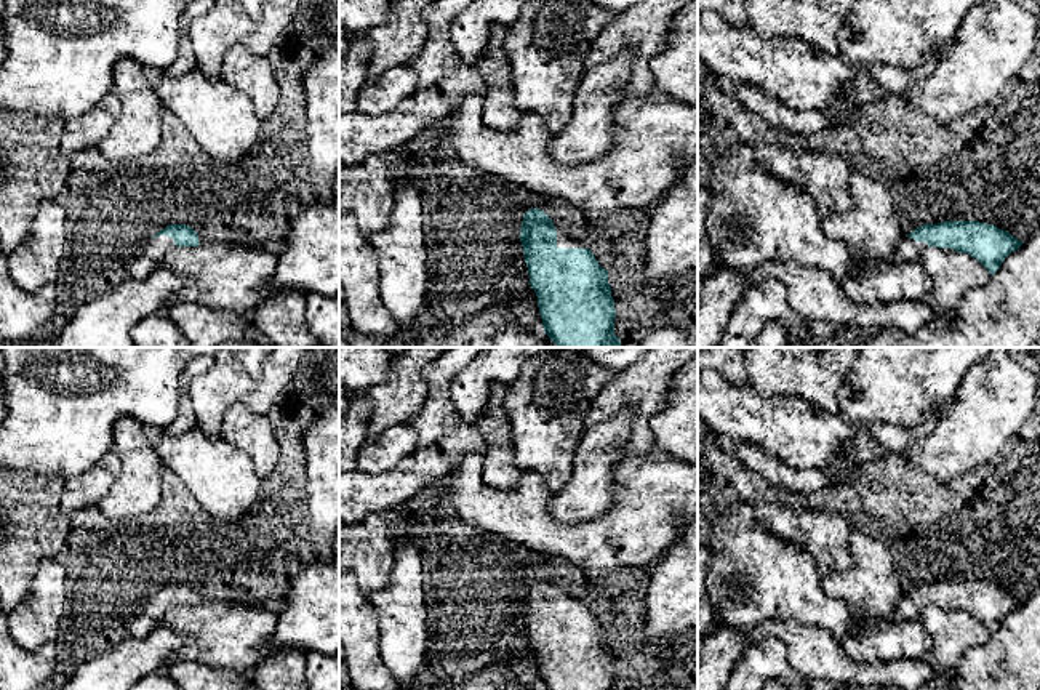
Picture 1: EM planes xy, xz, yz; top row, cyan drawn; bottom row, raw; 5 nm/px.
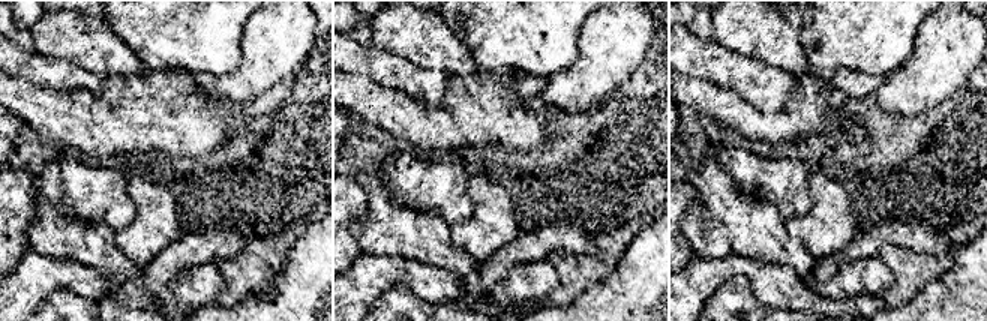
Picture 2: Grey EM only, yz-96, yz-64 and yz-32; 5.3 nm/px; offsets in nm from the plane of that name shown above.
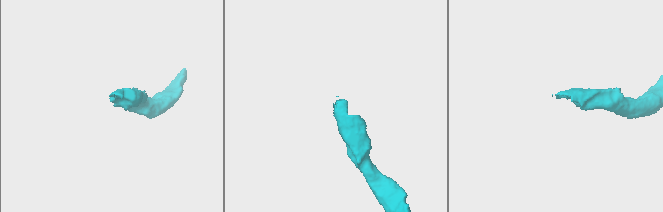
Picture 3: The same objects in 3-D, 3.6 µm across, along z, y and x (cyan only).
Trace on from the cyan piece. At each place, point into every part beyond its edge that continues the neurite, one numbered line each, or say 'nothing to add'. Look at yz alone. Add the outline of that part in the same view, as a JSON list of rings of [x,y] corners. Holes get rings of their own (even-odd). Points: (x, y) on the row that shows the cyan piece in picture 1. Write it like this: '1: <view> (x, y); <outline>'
1: yz (908, 250); [[[904,235],[896,248],[896,251],[890,256],[888,263],[906,263],[906,261],[918,261],[920,251],[926,248],[926,242],[915,242],[914,239]]]

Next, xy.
1: xy (151, 256); [[[168,235],[150,239],[130,267],[131,280],[146,279],[157,271],[166,253],[174,247],[174,240]]]

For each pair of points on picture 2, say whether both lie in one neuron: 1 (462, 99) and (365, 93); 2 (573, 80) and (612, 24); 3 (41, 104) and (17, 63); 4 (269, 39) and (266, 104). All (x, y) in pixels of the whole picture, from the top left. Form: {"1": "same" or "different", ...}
{"1": "same", "2": "same", "3": "different", "4": "different"}

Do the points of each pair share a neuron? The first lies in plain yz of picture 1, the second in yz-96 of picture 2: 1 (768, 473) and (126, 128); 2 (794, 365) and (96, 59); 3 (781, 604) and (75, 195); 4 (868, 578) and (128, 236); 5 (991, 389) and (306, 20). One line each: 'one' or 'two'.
1: one
2: one
3: two
4: one
5: one

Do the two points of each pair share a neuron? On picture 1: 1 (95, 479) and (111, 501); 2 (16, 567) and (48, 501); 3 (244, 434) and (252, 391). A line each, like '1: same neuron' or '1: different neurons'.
1: different neurons
2: same neuron
3: different neurons

